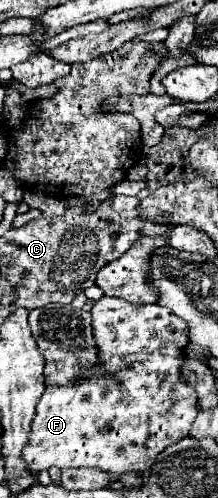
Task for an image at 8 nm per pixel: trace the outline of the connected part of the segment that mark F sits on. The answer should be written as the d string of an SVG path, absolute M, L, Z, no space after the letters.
M103 296L101 300L97 300L91 308L93 314L93 336L95 336L95 344L99 346L99 370L95 374L85 376L83 380L77 380L75 384L69 386L47 386L45 394L41 398L41 402L37 404L37 414L35 420L31 424L31 436L29 436L29 446L25 446L23 450L23 458L27 462L27 468L33 472L41 472L47 470L51 466L57 468L99 468L103 472L107 472L109 476L117 478L121 474L141 474L145 470L151 468L151 464L155 462L157 454L167 448L169 444L175 444L177 440L181 440L183 436L189 434L189 428L197 416L197 396L195 390L191 386L187 386L185 382L181 382L181 364L183 364L183 350L189 344L189 332L187 332L187 324L175 316L169 308L163 308L159 304L131 304L127 300L117 300L111 296Z

